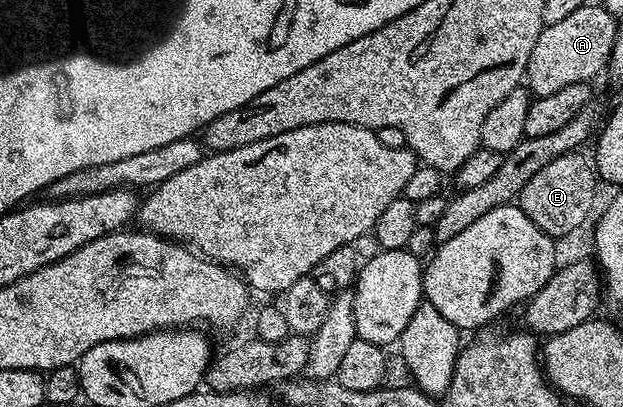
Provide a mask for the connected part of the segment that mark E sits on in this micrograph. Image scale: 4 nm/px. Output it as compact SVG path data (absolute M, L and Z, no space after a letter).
M575 151L552 159L548 167L536 171L536 175L524 183L518 196L516 204L522 208L524 215L528 215L528 219L532 219L540 231L555 239L576 232L594 209L594 192L600 186L600 181L591 158L584 154L585 152Z

